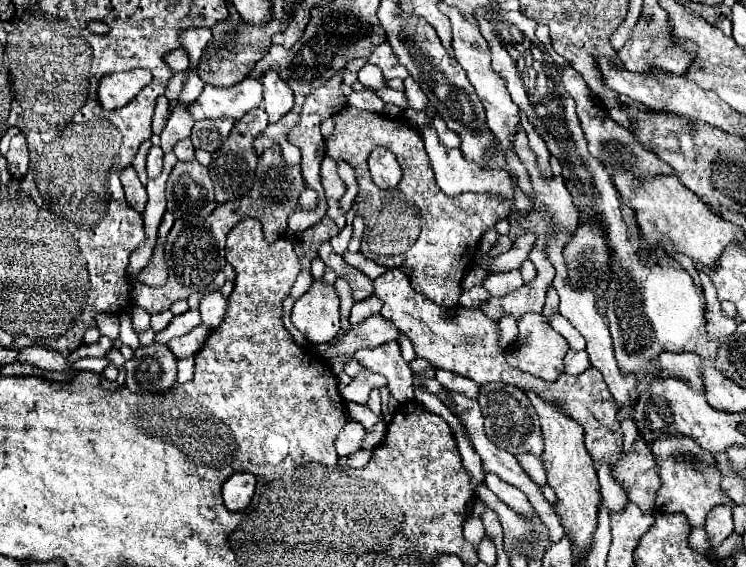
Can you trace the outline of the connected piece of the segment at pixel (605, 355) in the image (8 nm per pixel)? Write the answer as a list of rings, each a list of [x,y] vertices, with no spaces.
[[[561,230],[553,232],[549,236],[549,242],[547,242],[547,256],[549,260],[553,262],[555,270],[557,270],[557,276],[553,280],[553,288],[557,290],[559,298],[561,298],[561,304],[559,304],[559,312],[561,316],[565,316],[579,332],[581,336],[585,338],[587,342],[587,354],[589,354],[589,360],[591,360],[591,366],[597,368],[601,374],[603,374],[603,380],[609,388],[609,392],[613,394],[615,402],[619,404],[619,408],[627,406],[629,400],[631,400],[631,390],[635,388],[635,376],[621,376],[619,368],[617,368],[617,362],[615,362],[615,356],[613,356],[613,344],[611,344],[611,334],[609,334],[609,328],[607,328],[607,320],[603,316],[597,314],[597,308],[595,308],[595,296],[593,292],[585,292],[585,290],[579,290],[579,288],[573,288],[569,282],[567,282],[567,266],[565,266],[565,260],[563,260],[563,246],[567,244],[567,240],[571,238],[573,234],[565,234]]]

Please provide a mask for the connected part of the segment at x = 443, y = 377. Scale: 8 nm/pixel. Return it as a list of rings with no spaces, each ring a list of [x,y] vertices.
[[[438,370],[435,378],[444,388],[451,390],[451,392],[461,392],[467,398],[477,398],[479,396],[481,386],[477,382],[465,378],[465,376],[459,376],[455,372]]]

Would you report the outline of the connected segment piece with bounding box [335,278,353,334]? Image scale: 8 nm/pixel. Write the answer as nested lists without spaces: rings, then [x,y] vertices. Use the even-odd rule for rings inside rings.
[[[339,278],[335,282],[335,288],[337,288],[339,300],[341,300],[341,328],[345,334],[349,330],[349,310],[353,306],[353,292],[351,292],[351,286],[343,278]]]

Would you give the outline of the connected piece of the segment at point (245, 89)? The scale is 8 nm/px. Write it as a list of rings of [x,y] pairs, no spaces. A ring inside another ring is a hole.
[[[245,78],[233,86],[211,86],[205,84],[201,96],[191,104],[189,114],[193,120],[233,116],[235,120],[243,118],[249,110],[261,104],[261,84],[255,78]]]

